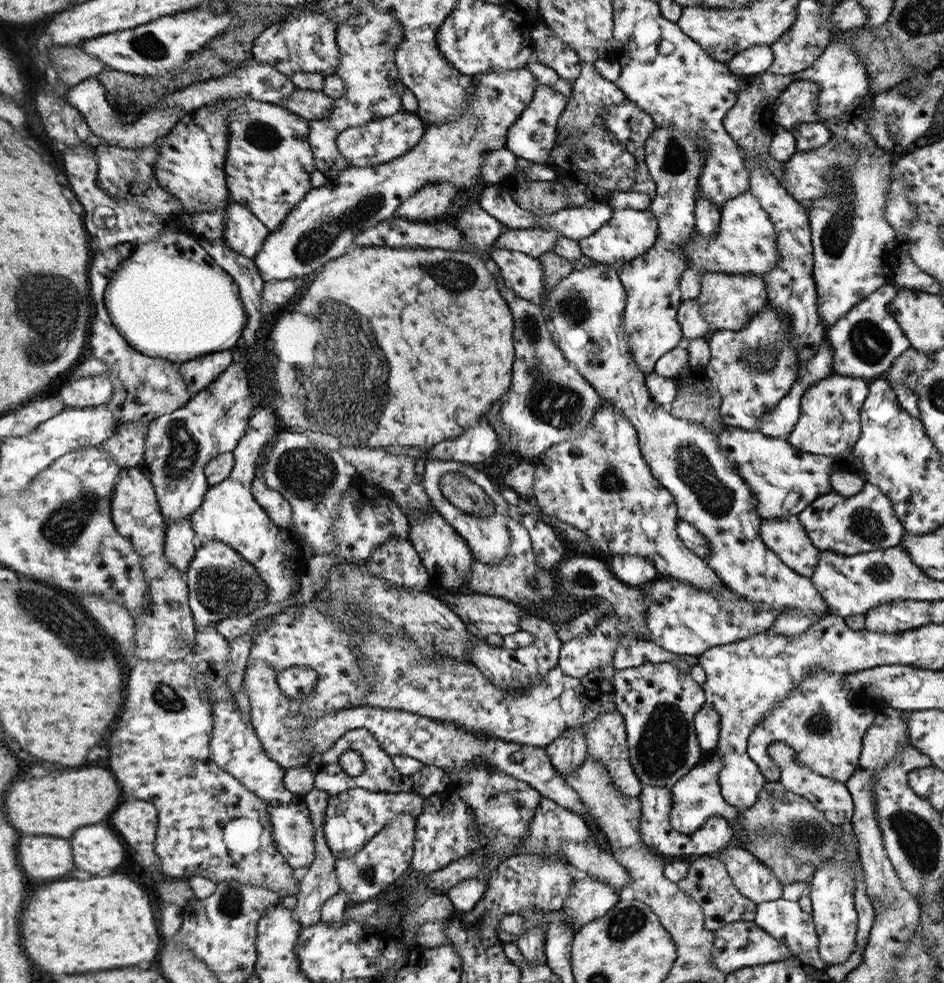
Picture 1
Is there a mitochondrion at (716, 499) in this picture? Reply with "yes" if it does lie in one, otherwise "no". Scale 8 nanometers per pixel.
yes

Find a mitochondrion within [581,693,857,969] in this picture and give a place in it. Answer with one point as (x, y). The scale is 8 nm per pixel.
(662, 745)

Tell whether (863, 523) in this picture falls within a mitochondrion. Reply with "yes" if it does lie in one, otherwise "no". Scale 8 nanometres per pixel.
yes

